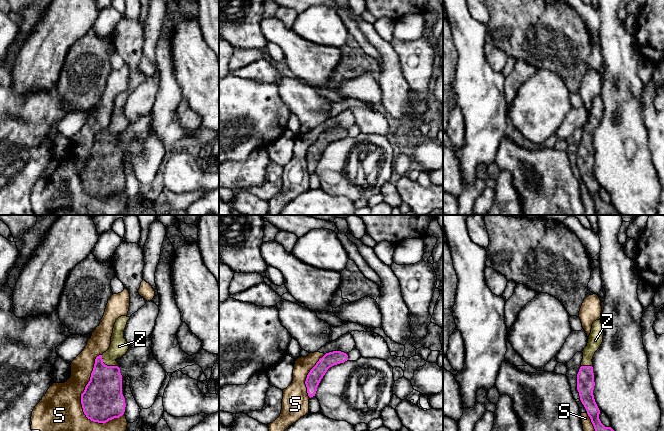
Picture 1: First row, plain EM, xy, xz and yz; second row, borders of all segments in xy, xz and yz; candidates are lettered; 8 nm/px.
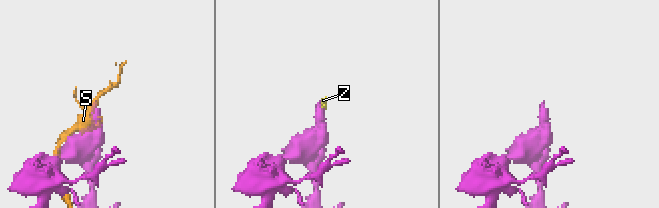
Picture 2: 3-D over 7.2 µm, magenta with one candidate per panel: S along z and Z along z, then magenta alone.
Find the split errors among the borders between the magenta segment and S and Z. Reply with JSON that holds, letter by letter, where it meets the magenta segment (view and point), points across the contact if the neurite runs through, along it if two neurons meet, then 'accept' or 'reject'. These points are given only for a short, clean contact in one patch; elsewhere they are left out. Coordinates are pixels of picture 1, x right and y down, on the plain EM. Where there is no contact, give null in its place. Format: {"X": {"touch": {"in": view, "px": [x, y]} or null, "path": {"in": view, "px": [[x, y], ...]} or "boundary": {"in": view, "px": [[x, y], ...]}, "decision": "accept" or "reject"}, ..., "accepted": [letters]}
{"S": {"touch": {"in": "xy", "px": [85, 164]}, "decision": "reject"}, "Z": {"touch": {"in": "xy", "px": [106, 141]}, "path": {"in": "xy", "px": [[103, 172], [106, 157], [106, 141], [108, 134], [119, 122]]}, "decision": "accept"}, "accepted": ["Z"]}

